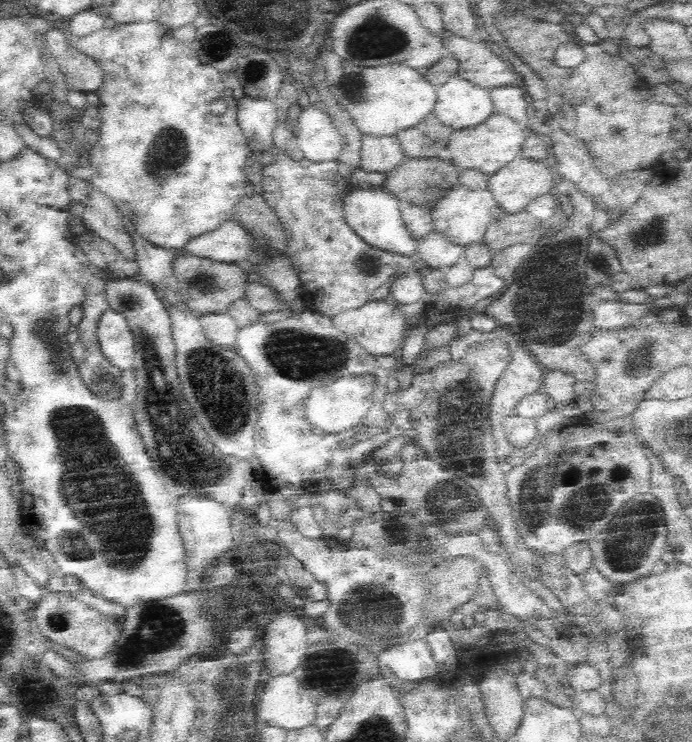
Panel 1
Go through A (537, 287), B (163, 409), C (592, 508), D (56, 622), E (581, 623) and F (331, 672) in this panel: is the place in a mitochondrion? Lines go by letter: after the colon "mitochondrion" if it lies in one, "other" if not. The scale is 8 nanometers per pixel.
A: mitochondrion
B: mitochondrion
C: mitochondrion
D: mitochondrion
E: other
F: mitochondrion

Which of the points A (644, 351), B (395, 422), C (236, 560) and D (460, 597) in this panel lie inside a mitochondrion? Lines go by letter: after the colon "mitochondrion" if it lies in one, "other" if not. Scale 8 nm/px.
A: mitochondrion
B: other
C: other
D: other

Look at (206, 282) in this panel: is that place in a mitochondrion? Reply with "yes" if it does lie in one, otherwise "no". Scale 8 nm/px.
yes

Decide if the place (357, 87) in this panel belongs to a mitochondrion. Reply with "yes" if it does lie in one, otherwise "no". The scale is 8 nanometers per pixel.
yes

